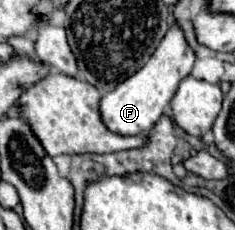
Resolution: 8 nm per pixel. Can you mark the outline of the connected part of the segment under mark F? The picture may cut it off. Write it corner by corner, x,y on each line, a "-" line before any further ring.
172,24
160,46
156,48
156,52
146,62
146,66
140,68
134,76
130,76
130,80
124,80
118,88
108,92
100,100
100,114
104,126
120,136
140,136
148,132
162,116
168,102
172,100
180,80
184,80
190,74
194,60
196,58
188,48
182,30
176,24

